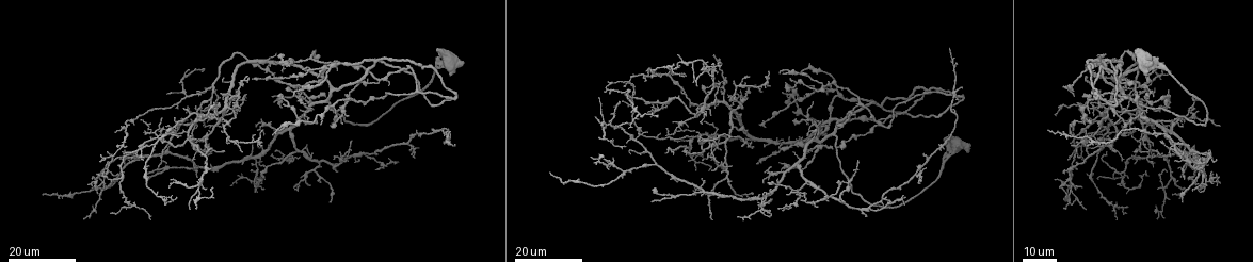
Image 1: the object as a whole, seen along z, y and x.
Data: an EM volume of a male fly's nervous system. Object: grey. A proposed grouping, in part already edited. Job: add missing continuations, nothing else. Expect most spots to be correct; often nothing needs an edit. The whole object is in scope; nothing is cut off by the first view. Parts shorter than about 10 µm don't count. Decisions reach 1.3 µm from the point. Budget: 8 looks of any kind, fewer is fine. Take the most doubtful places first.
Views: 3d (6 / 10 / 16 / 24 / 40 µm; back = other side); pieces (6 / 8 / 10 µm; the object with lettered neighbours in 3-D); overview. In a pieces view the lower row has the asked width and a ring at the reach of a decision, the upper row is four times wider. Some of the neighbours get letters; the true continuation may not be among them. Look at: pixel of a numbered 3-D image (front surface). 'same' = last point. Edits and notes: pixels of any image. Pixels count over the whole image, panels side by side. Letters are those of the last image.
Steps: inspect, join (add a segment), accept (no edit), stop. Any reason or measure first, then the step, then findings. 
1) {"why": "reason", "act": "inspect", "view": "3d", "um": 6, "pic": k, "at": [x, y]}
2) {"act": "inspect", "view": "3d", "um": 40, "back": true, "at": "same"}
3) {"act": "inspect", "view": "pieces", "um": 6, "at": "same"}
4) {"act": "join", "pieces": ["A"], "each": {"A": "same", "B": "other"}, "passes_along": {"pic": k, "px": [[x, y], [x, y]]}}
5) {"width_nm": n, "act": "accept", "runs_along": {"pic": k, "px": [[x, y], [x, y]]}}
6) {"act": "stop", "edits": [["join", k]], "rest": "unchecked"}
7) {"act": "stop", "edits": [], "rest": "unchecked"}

{"why": "thin end", "act": "inspect", "view": "3d", "um": 24, "pic": 1, "at": [650, 200]}

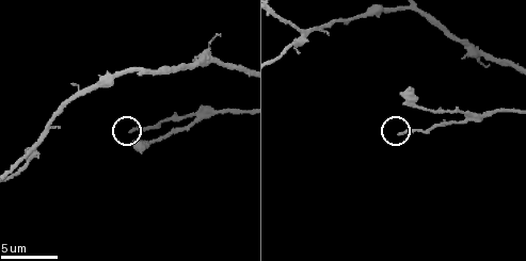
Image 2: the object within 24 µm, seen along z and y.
{"act": "inspect", "view": "pieces", "um": 8, "pic": 2, "at": [399, 135]}

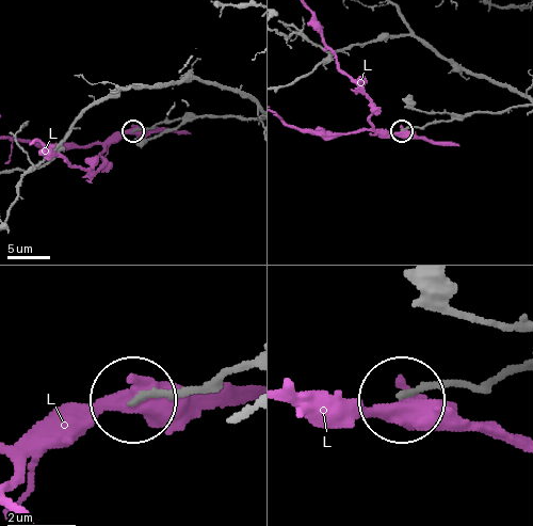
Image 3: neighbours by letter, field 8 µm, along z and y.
{"act": "accept", "each": {"L": "other"}, "runs_along": {"pic": 3, "px": [[248, 117], [183, 117], [132, 131]]}, "found": "none of them fits"}

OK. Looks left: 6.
{"why": "an open end", "act": "inspect", "view": "3d", "um": 16, "pic": 1, "at": [757, 163]}

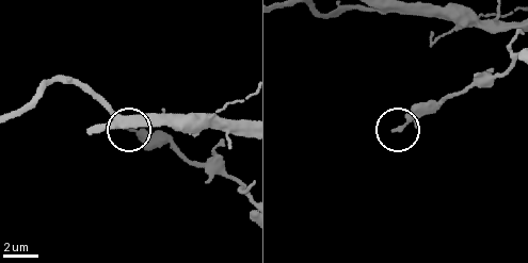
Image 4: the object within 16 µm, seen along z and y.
{"act": "inspect", "view": "pieces", "um": 6, "pic": 4, "at": [394, 131]}

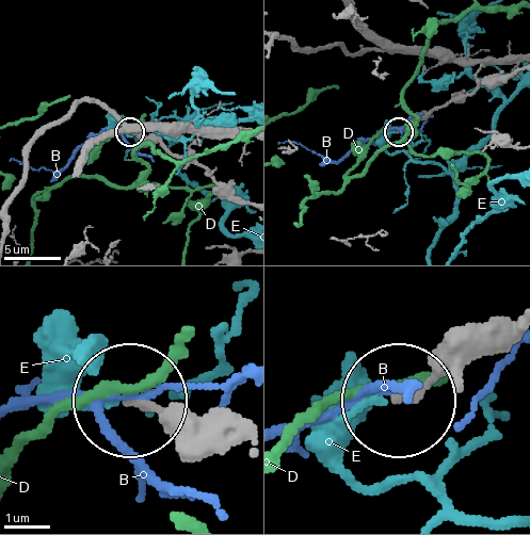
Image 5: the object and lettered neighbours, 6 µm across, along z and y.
{"act": "accept", "each": {"B": "other", "D": "other", "E": "other"}, "runs_along": {"pic": 5, "px": [[196, 447], [131, 404]]}, "found": "no lettered segment goes on from it"}

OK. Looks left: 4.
{"why": "thin end", "act": "inspect", "view": "3d", "um": 24, "pic": 1, "at": [251, 146]}

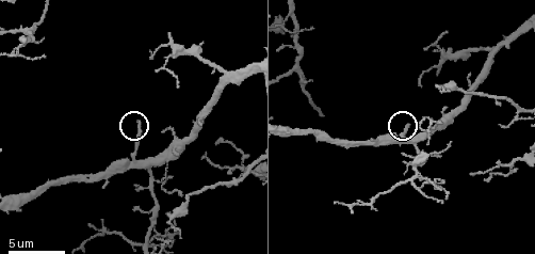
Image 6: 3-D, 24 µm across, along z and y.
{"why": "see the neighbours", "act": "inspect", "view": "pieces", "um": 6, "pic": 6, "at": [140, 122]}

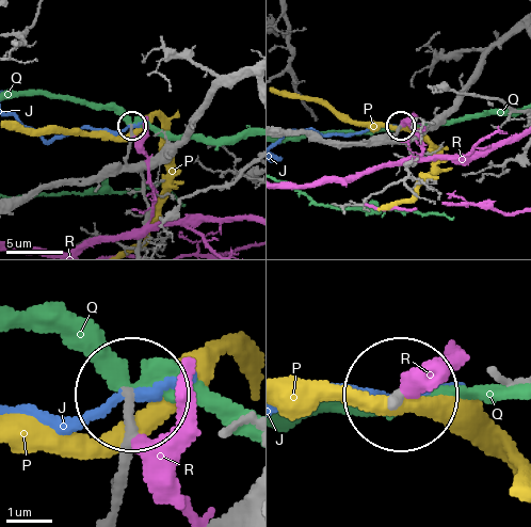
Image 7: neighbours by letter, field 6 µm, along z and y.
{"act": "accept", "each": {"J": "other", "P": "other", "Q": "other", "R": "other"}, "runs_along": {"pic": 7, "px": [[243, 67], [181, 138], [141, 163], [127, 158], [131, 127]]}, "found": "none of them fits"}

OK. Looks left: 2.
{"why": "tapers out", "act": "inspect", "view": "3d", "um": 24, "pic": 1, "at": [185, 110]}

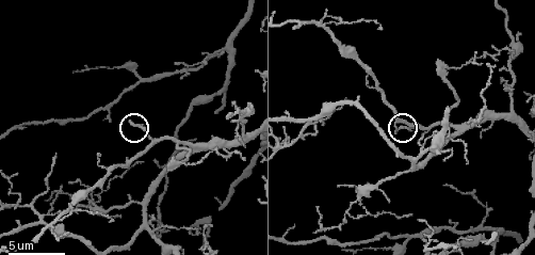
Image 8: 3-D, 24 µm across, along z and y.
{"act": "inspect", "view": "pieces", "um": 8, "pic": 8, "at": [130, 121]}

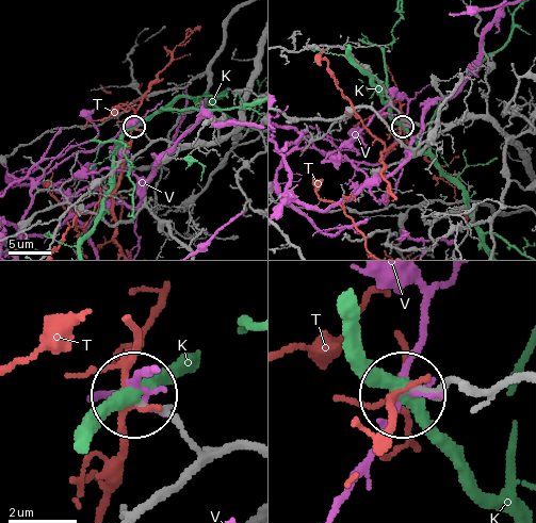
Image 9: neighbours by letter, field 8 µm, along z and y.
{"width_nm": 150, "act": "accept", "each": {"K": "other", "T": "other", "V": "other"}, "runs_along": {"pic": 9, "px": [[517, 379], [483, 388], [448, 379], [408, 394]]}, "found": "no lettered segment goes on from it"}

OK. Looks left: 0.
{"act": "stop", "edits": [], "rest": "unchecked"}

